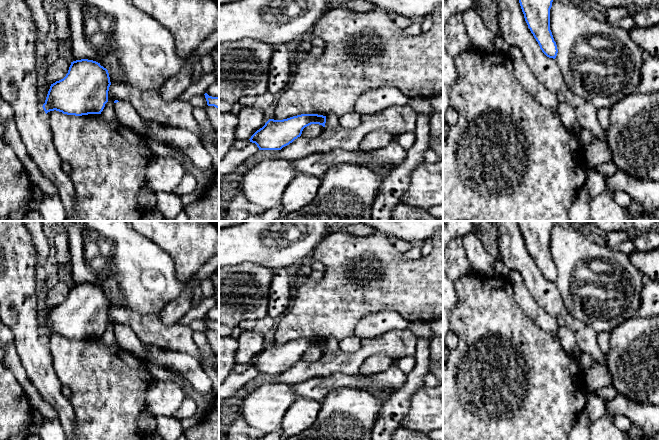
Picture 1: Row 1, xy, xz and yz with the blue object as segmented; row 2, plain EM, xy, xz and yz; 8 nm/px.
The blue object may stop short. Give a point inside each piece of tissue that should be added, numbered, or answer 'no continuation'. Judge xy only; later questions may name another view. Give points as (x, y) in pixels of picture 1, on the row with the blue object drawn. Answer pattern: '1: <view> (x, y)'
1: xy (127, 115)

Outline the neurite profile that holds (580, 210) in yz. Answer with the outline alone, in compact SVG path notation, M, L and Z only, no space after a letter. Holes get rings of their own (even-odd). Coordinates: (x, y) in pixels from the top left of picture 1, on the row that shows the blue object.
M584 185L578 192L569 211L569 221L588 221L590 219L590 203L588 188Z

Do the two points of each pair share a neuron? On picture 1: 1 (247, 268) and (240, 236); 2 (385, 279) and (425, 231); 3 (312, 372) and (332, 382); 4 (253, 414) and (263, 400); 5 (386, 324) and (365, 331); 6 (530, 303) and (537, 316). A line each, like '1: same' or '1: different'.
1: different
2: different
3: different
4: same
5: same
6: same

